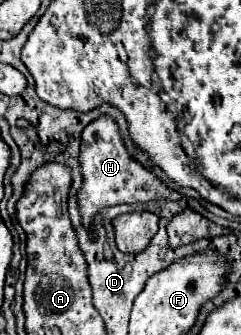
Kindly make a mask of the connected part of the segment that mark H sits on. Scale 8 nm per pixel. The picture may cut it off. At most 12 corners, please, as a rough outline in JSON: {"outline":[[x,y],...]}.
{"outline":[[110,115],[82,131],[84,225],[116,203],[178,197]]}

